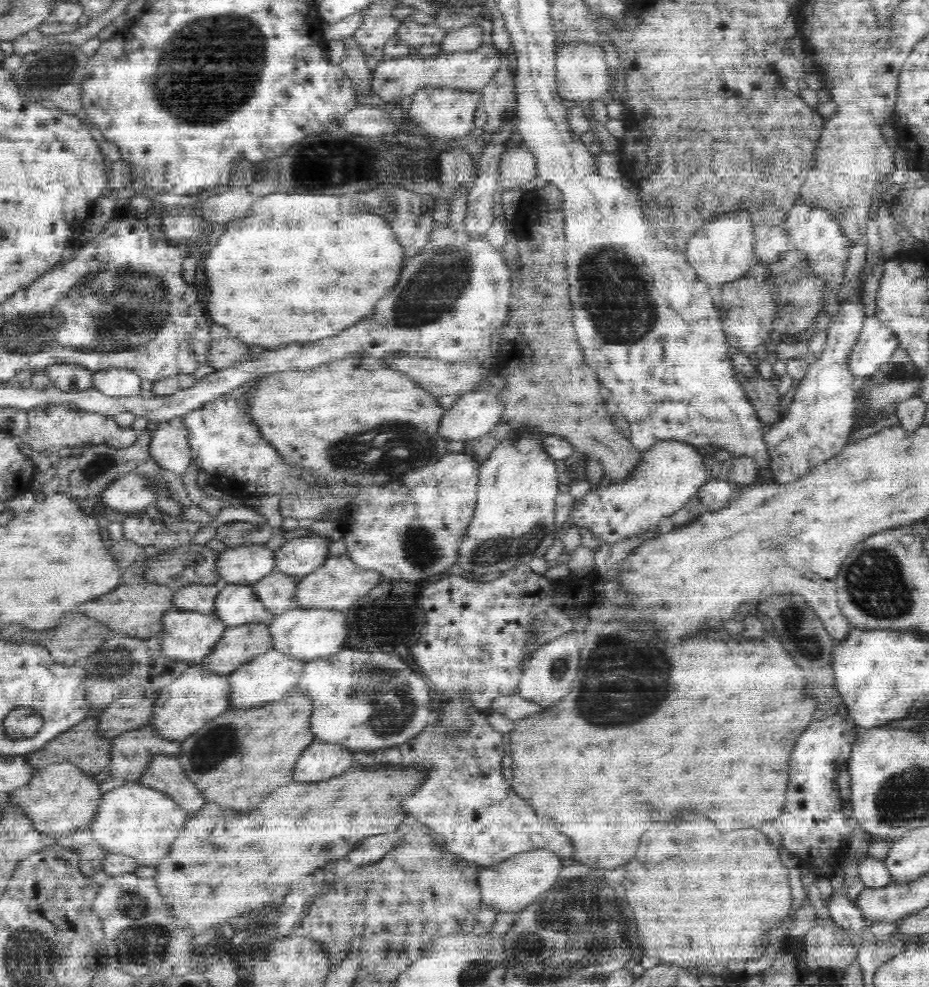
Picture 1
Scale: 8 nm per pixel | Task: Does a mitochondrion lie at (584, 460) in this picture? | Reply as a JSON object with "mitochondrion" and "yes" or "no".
{"mitochondrion":"no"}

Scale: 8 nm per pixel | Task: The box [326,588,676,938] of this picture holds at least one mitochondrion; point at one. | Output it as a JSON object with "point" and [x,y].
{"point":[613,694]}

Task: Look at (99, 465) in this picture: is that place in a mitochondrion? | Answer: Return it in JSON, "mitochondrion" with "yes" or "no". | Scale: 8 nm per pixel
{"mitochondrion":"yes"}

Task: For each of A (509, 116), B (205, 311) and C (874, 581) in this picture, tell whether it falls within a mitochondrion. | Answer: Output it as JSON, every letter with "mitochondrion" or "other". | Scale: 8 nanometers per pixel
{"A":"other","B":"other","C":"mitochondrion"}

